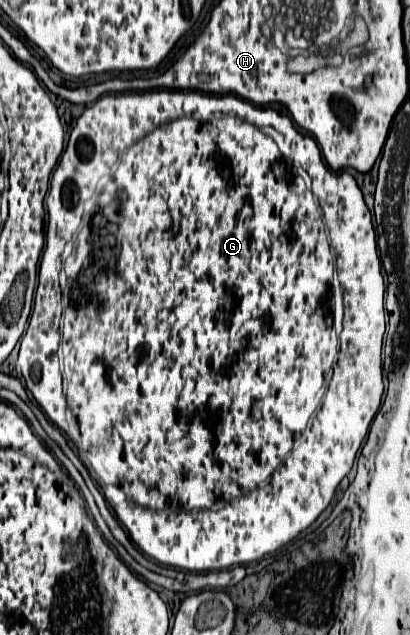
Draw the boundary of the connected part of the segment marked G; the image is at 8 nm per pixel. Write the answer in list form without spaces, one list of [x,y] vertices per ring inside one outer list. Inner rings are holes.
[[[160,89],[158,91],[144,91],[144,93],[110,93],[110,95],[100,97],[92,107],[88,107],[78,117],[76,127],[70,133],[68,147],[62,153],[62,157],[58,161],[58,167],[52,173],[50,191],[46,195],[46,211],[48,211],[46,247],[44,247],[42,261],[40,261],[40,271],[38,271],[38,289],[36,289],[36,297],[34,297],[34,309],[32,309],[30,319],[28,319],[28,329],[22,335],[22,345],[20,345],[18,353],[18,367],[22,371],[22,377],[26,381],[28,391],[34,395],[38,405],[44,409],[46,417],[58,429],[62,429],[62,433],[78,447],[78,457],[84,461],[90,476],[103,491],[105,499],[110,507],[114,509],[118,521],[126,527],[130,539],[138,545],[138,549],[144,555],[152,557],[154,561],[158,561],[162,565],[170,565],[170,567],[178,567],[178,569],[186,569],[186,571],[218,571],[218,569],[228,569],[228,567],[234,567],[234,565],[246,565],[246,563],[252,563],[252,561],[260,561],[266,553],[274,553],[276,549],[280,549],[282,545],[286,545],[294,537],[298,537],[330,505],[338,483],[350,473],[354,457],[356,457],[364,437],[368,435],[368,429],[370,429],[370,423],[372,423],[374,415],[378,413],[380,397],[382,397],[382,391],[384,391],[380,349],[382,349],[382,337],[384,337],[384,325],[386,325],[384,323],[386,313],[384,313],[384,303],[382,303],[386,287],[384,287],[384,277],[382,277],[382,271],[380,271],[380,259],[378,259],[378,253],[376,253],[376,235],[374,235],[374,227],[372,227],[372,217],[370,217],[370,211],[368,211],[368,207],[364,203],[362,191],[358,189],[354,177],[350,173],[346,173],[346,171],[332,171],[324,163],[314,139],[310,135],[298,131],[292,119],[270,107],[256,106],[236,95],[218,96],[200,91],[180,91],[178,89]],[[120,227],[134,229],[134,233],[132,235],[120,235],[120,231],[124,231]],[[61,271],[66,273],[66,287],[62,289],[62,294],[61,285],[58,283],[58,273]]]

